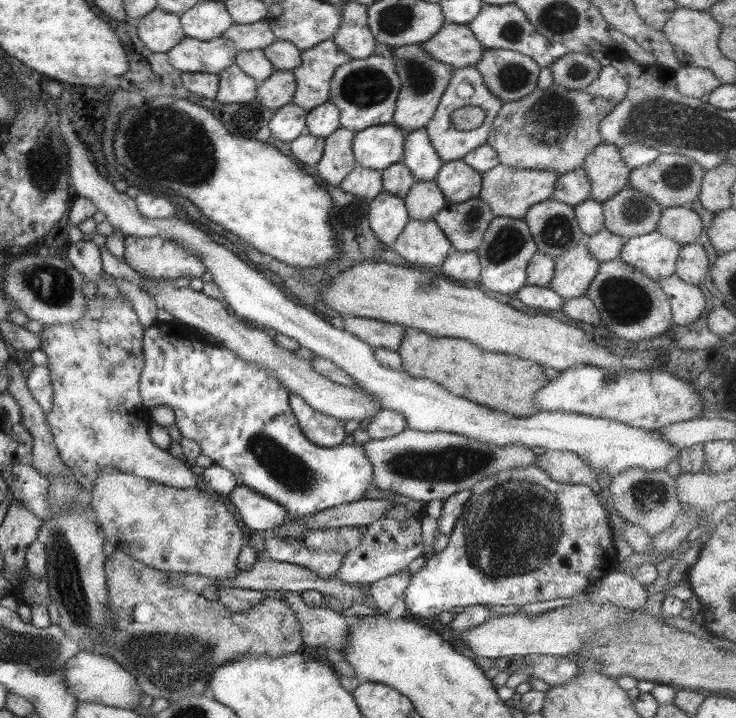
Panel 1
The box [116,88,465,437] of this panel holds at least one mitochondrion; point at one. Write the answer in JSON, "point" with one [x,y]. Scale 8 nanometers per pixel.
{"point":[182,143]}

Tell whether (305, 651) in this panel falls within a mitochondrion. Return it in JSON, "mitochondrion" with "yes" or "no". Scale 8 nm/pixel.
{"mitochondrion":"no"}

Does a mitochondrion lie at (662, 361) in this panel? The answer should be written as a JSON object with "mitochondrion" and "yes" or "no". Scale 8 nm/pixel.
{"mitochondrion":"no"}

